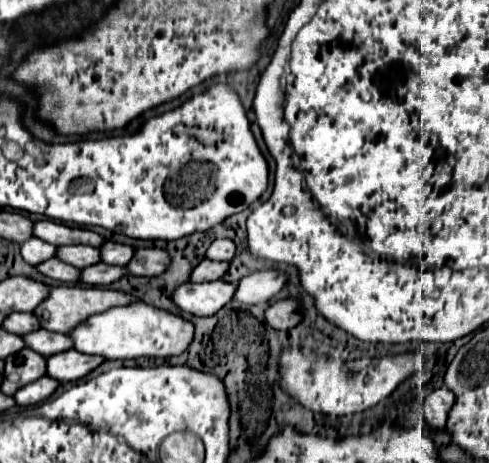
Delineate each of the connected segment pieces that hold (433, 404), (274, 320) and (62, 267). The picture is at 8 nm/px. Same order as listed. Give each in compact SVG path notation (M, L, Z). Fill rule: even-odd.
M445 387L434 389L423 403L425 423L435 431L445 429L449 411L453 407L453 401L455 401L455 397L453 397L453 393L449 389L445 389Z
M281 299L275 301L267 311L265 311L265 321L267 325L271 325L277 331L287 331L293 329L299 321L301 321L301 313L299 313L299 305L293 299Z
M47 259L43 263L39 263L35 267L39 273L55 279L55 281L61 281L61 283L77 283L79 281L79 269L77 267L71 267L59 259Z

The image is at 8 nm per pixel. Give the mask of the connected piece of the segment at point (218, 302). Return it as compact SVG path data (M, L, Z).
M209 281L209 283L183 283L175 287L171 295L173 303L191 315L209 317L215 315L225 303L231 301L235 293L235 285L225 281Z

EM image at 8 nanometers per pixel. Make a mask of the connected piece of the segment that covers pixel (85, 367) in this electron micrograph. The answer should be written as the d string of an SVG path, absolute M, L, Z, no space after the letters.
M75 349L47 357L47 375L57 381L77 381L83 379L105 359L99 355L85 355Z

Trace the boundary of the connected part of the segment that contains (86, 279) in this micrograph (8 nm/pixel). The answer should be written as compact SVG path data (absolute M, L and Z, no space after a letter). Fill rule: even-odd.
M95 263L95 265L89 265L89 267L81 269L81 283L87 283L87 285L111 285L113 281L121 279L125 273L127 273L125 267Z

